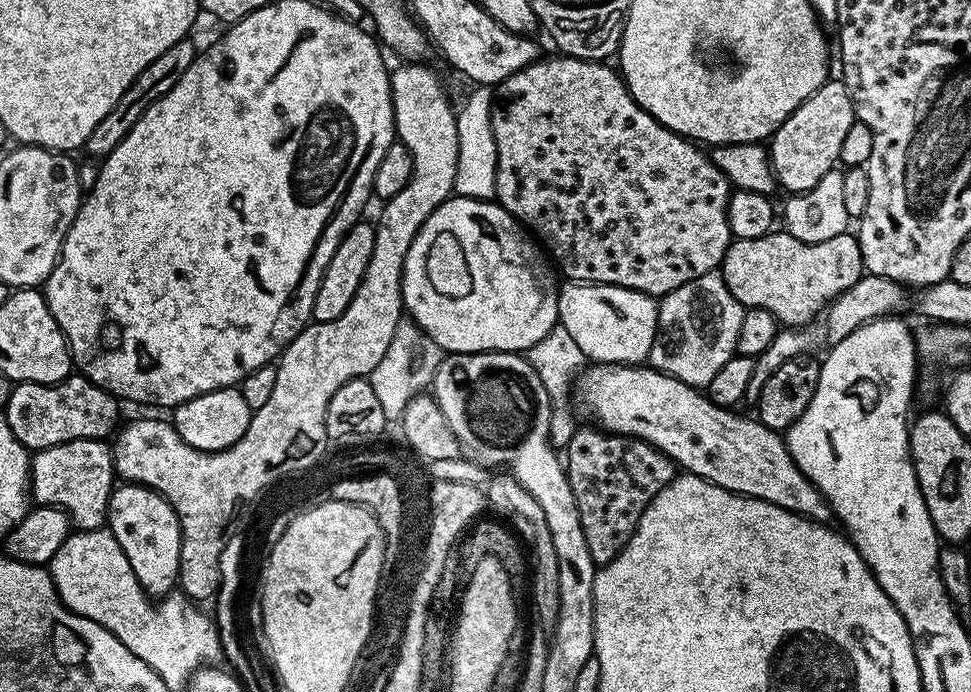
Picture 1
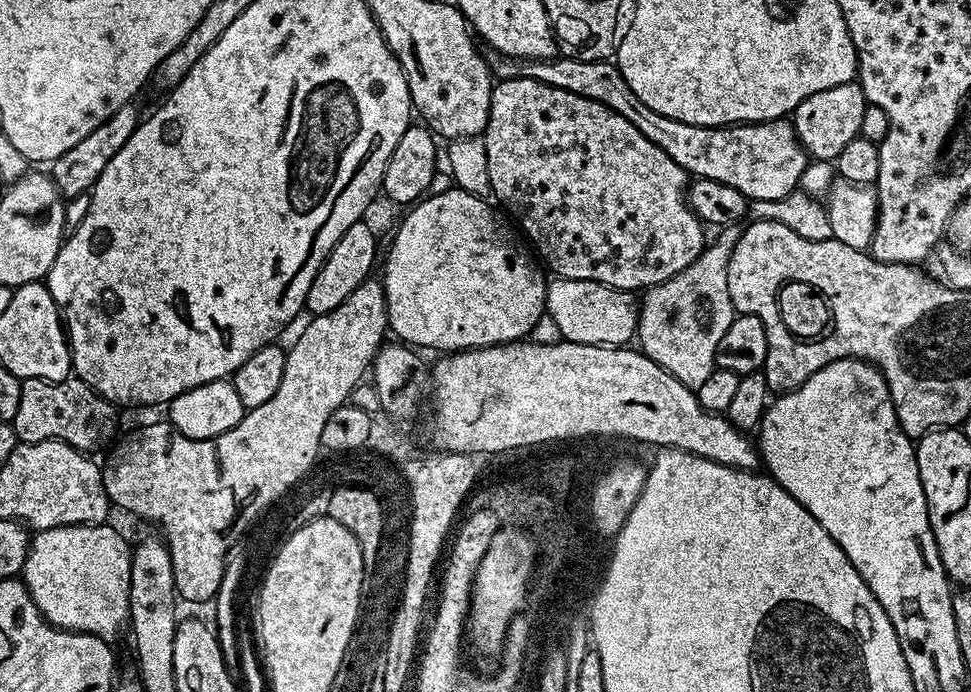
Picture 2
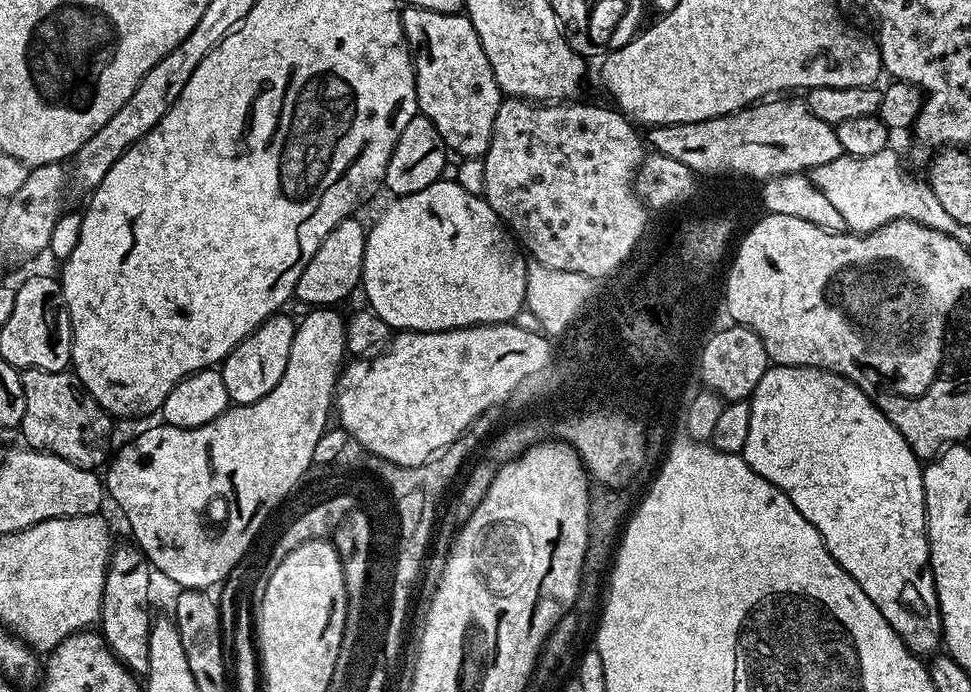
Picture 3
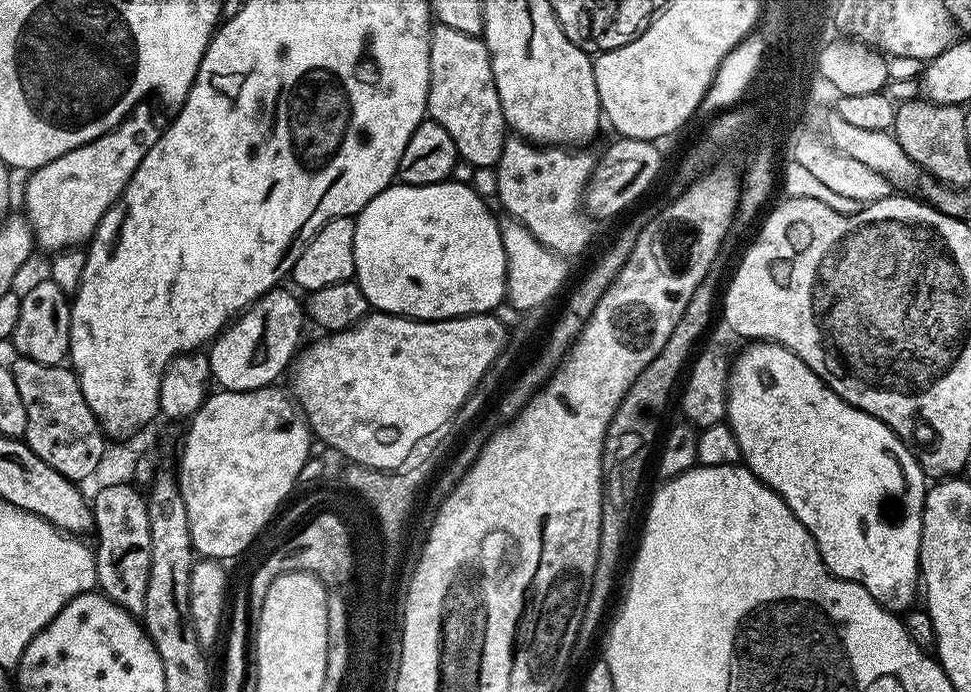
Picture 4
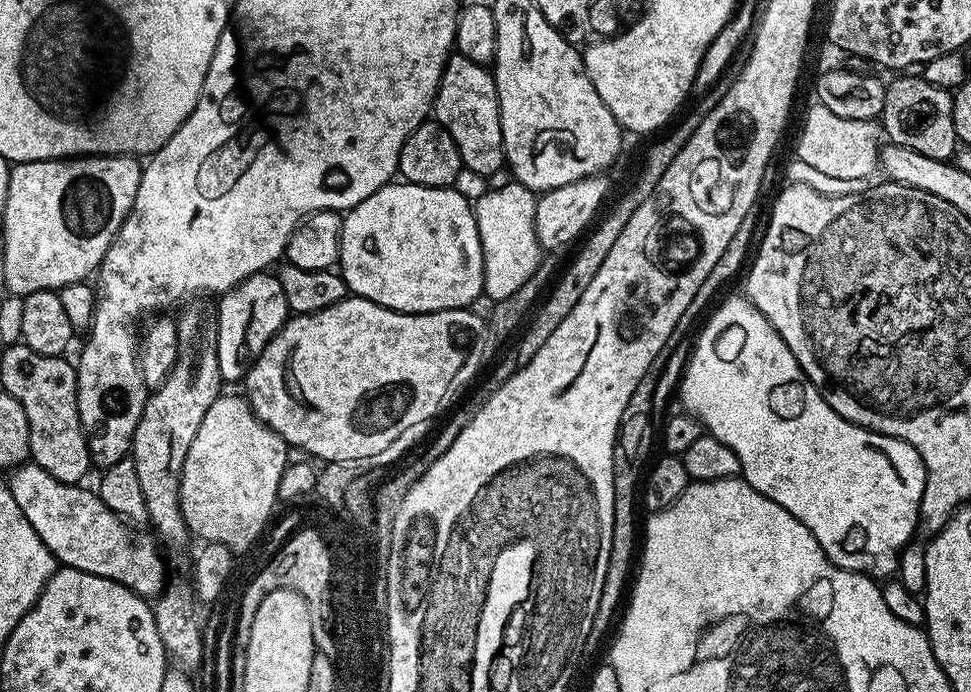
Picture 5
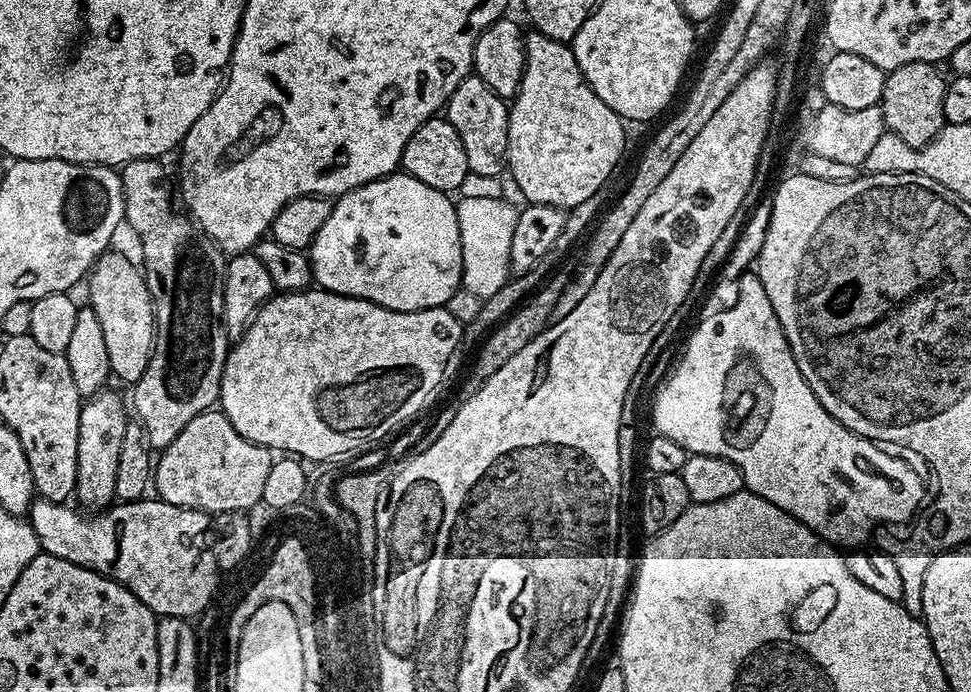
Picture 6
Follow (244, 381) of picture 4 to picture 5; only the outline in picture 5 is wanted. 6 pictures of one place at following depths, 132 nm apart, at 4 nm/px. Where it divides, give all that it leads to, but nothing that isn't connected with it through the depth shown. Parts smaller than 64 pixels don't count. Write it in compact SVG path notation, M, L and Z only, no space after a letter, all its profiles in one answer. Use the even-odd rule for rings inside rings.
M271 271L255 272L250 278L234 285L229 292L219 297L216 308L218 326L218 370L221 381L243 381L253 362L266 350L268 343L282 330L290 311L282 283Z

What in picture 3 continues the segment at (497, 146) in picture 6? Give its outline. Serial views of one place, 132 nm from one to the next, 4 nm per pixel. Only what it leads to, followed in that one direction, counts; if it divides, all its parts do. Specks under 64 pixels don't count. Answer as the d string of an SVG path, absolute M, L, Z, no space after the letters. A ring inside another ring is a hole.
M405 7L400 13L400 21L404 27L404 41L408 43L408 51L412 54L412 69L416 71L416 103L419 115L430 118L434 126L438 126L438 134L442 134L444 144L460 158L482 158L488 153L490 138L494 130L494 114L498 114L498 106L502 93L494 78L494 70L490 66L490 58L486 58L486 50L482 50L482 42L468 21L467 15L438 14L434 10Z

